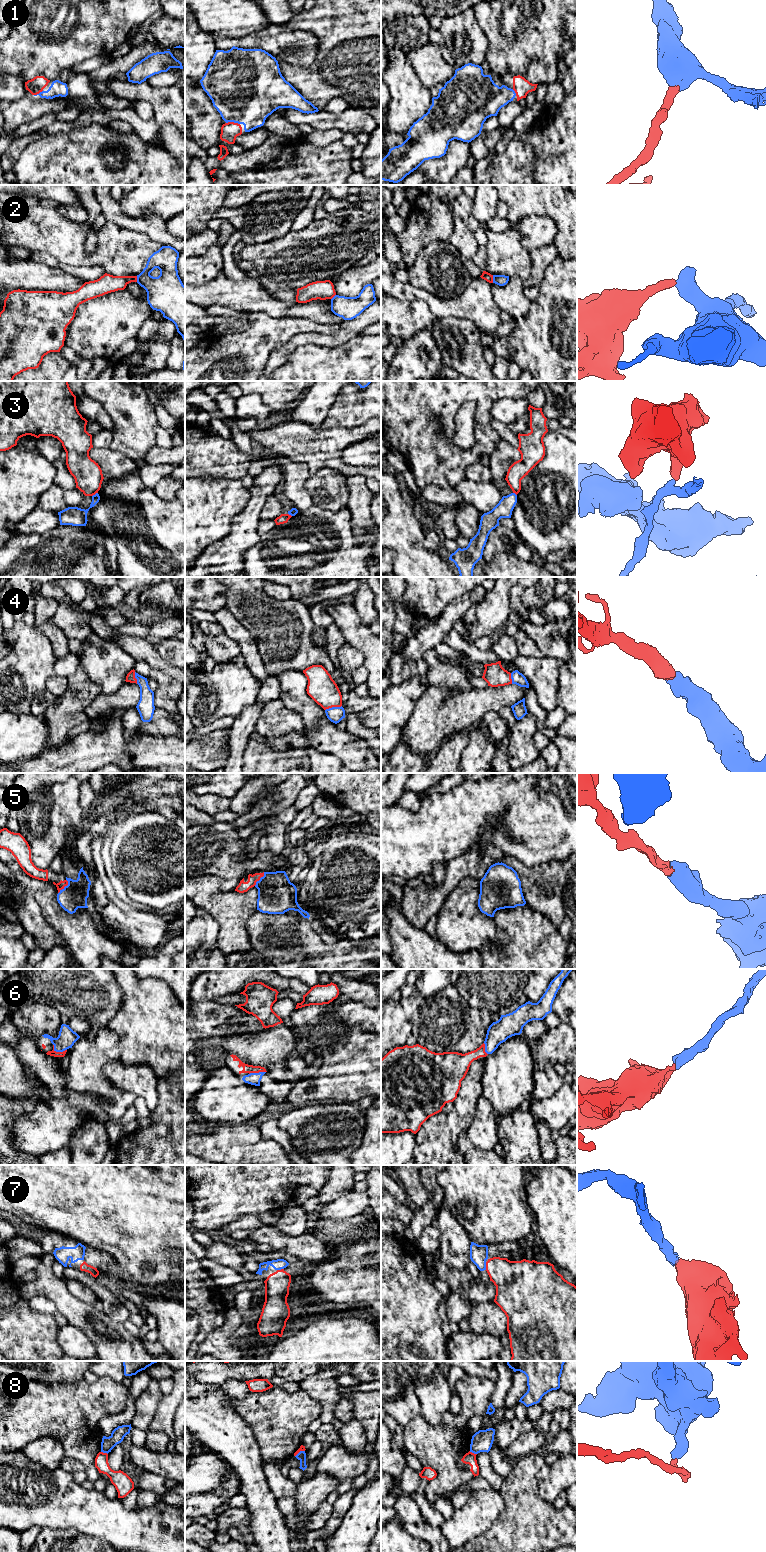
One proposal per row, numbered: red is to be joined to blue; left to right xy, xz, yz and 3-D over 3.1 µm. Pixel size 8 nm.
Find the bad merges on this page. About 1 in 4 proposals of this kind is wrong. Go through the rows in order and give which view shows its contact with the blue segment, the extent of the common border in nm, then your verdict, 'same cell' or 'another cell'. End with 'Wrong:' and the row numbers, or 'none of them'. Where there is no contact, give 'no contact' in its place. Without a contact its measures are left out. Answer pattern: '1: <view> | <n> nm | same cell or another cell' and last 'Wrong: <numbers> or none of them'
1: xz | 110 nm | same cell
2: yz | 60 nm | another cell
3: xy | 60 nm | another cell
4: xz | 140 nm | same cell
5: xy | 140 nm | same cell
6: xy | 120 nm | same cell
7: yz | 60 nm | same cell
8: yz | 70 nm | another cell
Wrong: 2, 3, 8

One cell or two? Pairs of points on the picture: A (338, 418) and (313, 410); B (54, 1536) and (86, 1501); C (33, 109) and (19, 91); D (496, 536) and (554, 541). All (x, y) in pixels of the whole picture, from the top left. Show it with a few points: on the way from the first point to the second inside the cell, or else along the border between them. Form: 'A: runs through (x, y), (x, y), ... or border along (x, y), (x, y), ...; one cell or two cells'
A: border along (337, 393), (336, 400), (327, 417), (317, 428); two cells
B: border along (41, 1527), (71, 1528), (83, 1534); two cells
C: border along (25, 95), (11, 103); two cells
D: border along (514, 530), (521, 541); two cells

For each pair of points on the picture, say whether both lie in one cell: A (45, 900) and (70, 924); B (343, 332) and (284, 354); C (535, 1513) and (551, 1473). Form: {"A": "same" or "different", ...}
{"A": "same", "B": "same", "C": "different"}

